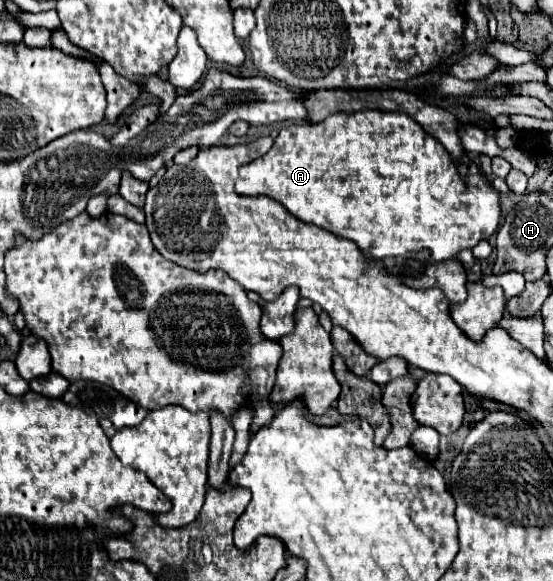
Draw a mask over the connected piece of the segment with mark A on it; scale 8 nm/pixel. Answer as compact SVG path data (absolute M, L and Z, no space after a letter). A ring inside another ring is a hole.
M358 111L352 115L336 113L336 115L326 117L322 123L304 123L304 125L290 125L290 127L280 129L278 137L274 139L274 145L270 147L270 151L266 155L240 167L236 191L238 193L266 193L268 197L280 201L292 215L296 215L304 223L312 223L316 227L332 231L338 237L354 241L358 245L358 249L362 251L362 255L370 261L382 261L386 257L404 255L408 251L420 251L424 247L434 251L436 261L444 261L444 259L456 257L462 249L472 249L480 239L488 239L496 231L498 221L500 221L498 191L490 183L486 183L484 175L480 173L480 167L468 155L462 157L462 161L470 165L468 170L470 175L466 175L466 177L460 177L460 173L456 171L456 165L452 163L450 153L442 147L442 143L438 143L438 139L434 139L430 133L426 133L410 115L382 113L382 111Z

